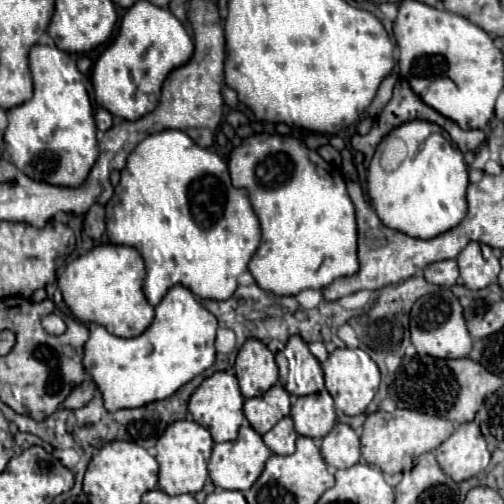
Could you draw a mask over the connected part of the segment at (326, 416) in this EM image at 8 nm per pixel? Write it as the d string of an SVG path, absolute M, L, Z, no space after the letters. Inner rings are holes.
M319 392L297 398L291 408L291 418L295 422L297 434L309 438L323 438L337 422L331 394Z

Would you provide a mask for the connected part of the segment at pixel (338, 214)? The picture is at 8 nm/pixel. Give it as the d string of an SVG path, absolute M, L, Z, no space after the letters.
M255 134L255 136L249 136L241 142L241 146L237 146L231 154L229 154L229 172L231 172L231 180L233 180L233 186L237 188L247 188L249 190L249 198L251 198L251 204L253 204L253 210L257 212L259 216L259 222L261 222L261 232L263 232L263 240L261 240L261 246L257 248L255 256L251 258L249 262L249 272L253 274L255 282L259 284L259 288L263 290L271 290L275 292L277 296L295 296L299 294L301 290L307 290L307 288L315 288L315 290L323 290L325 286L329 286L333 280L337 278L343 278L343 276L353 276L357 270L359 270L359 262L357 262L357 224L355 224L355 206L347 194L347 188L345 188L345 180L341 176L341 170L335 168L333 164L325 162L317 152L309 150L303 142L291 138L291 136L279 136L279 134Z

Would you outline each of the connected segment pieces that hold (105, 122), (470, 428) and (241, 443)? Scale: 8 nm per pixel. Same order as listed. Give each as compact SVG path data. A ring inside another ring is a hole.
M99 108L99 110L95 112L95 122L97 122L97 128L99 128L99 130L109 130L109 128L111 128L111 120L113 120L113 116L111 116L107 110Z
M475 422L461 424L437 450L437 462L455 482L477 476L489 464L487 442Z
M245 422L239 428L239 436L235 442L221 442L213 446L213 454L209 460L209 476L215 486L225 490L249 490L253 482L259 478L259 474L265 468L267 458L271 456L271 450L265 446L263 438Z

